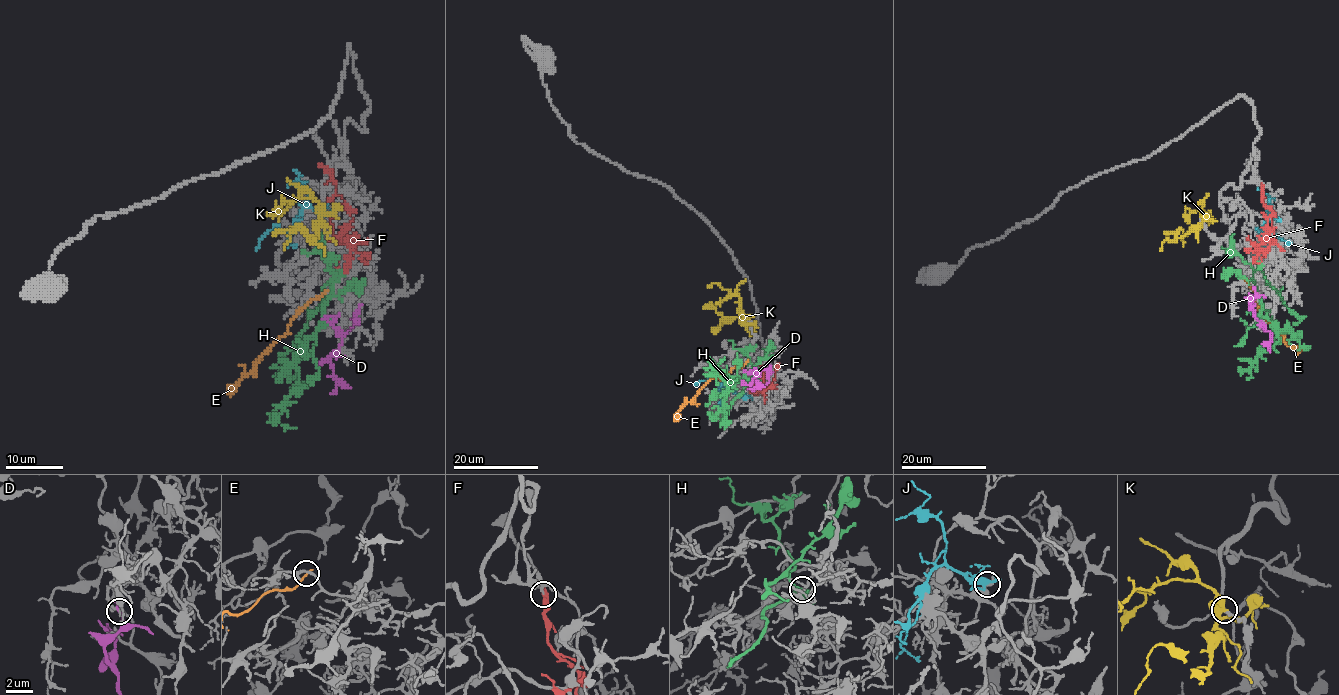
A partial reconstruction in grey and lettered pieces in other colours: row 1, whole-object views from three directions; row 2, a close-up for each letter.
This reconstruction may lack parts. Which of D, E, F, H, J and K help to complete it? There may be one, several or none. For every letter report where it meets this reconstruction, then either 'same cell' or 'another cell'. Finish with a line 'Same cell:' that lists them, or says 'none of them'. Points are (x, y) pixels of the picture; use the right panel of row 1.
D: (1255, 290) | another cell
E: (1242, 276) | another cell
F: (1261, 186) | another cell
H: (1257, 267) | another cell
J: (1278, 220) | another cell
K: (1203, 217) | another cell
Same cell: none of them

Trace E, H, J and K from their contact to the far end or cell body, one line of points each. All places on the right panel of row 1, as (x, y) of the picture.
E: (1242, 276), (1255, 293), (1259, 311), (1289, 346), (1301, 349)
H: (1258, 267), (1253, 272), (1258, 298), (1279, 333), (1279, 340), (1258, 352), (1249, 370), (1252, 378)
J: (1278, 219), (1270, 214), (1261, 232), (1256, 228), (1265, 247)
K: (1204, 217), (1200, 224), (1184, 235), (1177, 238), (1175, 234), (1180, 229), (1182, 246)

